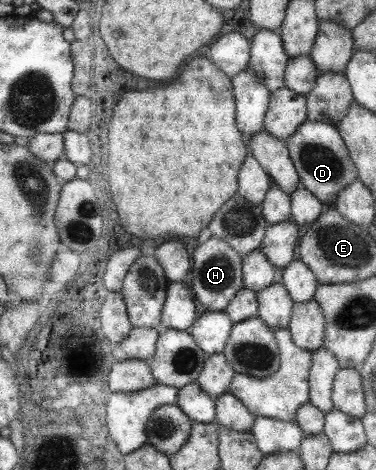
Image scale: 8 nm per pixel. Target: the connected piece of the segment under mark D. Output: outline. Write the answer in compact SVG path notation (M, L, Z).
M308 120L286 141L290 156L298 169L301 185L324 203L334 203L340 193L359 177L350 151L336 125Z

